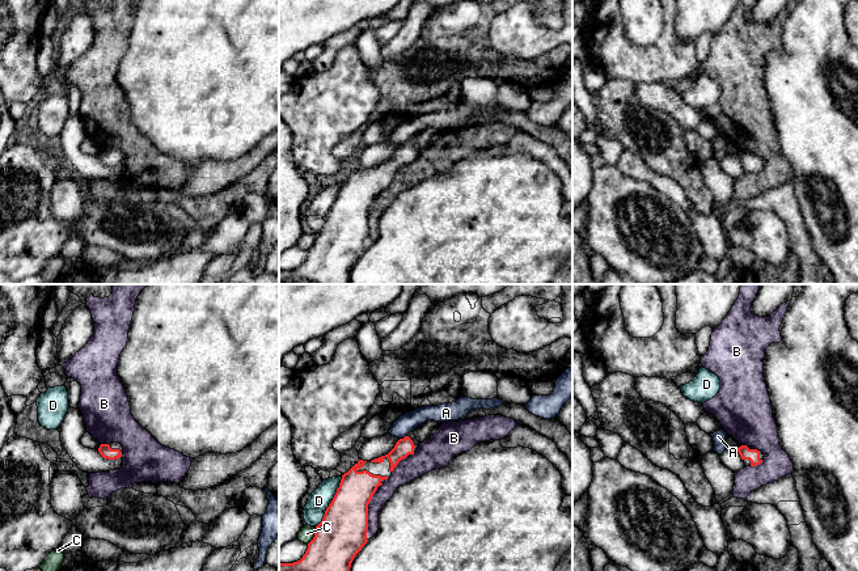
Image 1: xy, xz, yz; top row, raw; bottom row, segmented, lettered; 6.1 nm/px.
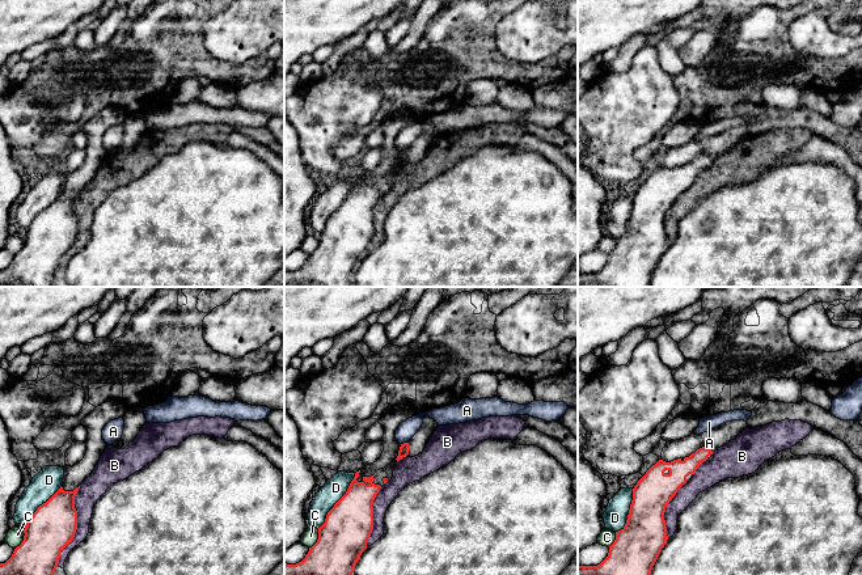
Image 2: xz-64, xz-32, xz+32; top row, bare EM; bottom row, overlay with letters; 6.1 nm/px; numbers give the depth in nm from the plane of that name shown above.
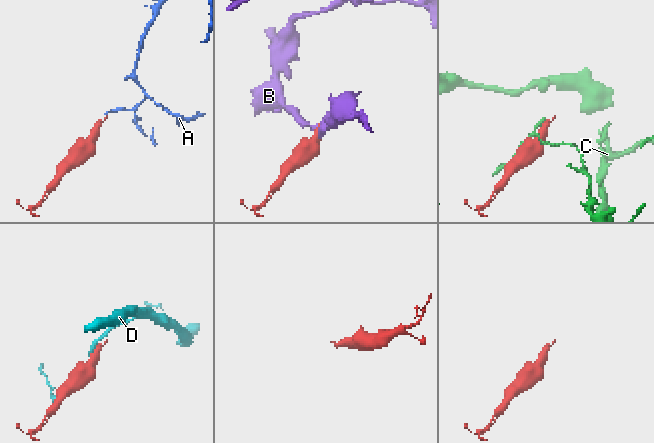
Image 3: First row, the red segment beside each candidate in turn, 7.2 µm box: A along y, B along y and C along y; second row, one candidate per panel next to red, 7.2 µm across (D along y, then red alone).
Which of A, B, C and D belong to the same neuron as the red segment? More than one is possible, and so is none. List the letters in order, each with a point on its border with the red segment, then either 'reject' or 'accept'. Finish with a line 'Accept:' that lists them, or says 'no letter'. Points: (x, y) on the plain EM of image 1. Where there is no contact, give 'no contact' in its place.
A: contact xz (404, 144); reject
B: contact xz (367, 218); reject
C: contact xz (315, 242); reject
D: contact xz (332, 208); reject
Accept: no letter

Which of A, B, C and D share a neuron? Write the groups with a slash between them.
A / B / C / D

